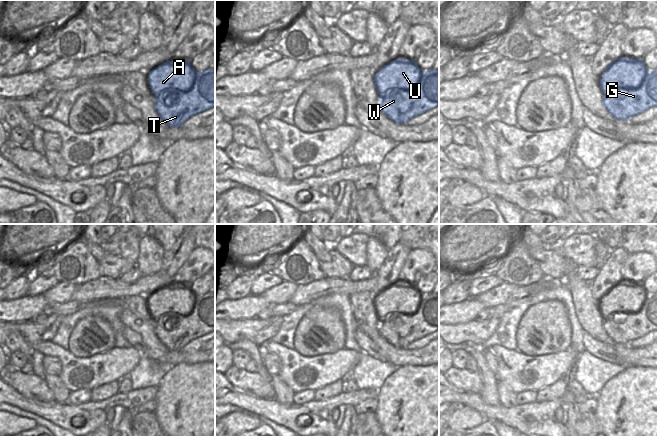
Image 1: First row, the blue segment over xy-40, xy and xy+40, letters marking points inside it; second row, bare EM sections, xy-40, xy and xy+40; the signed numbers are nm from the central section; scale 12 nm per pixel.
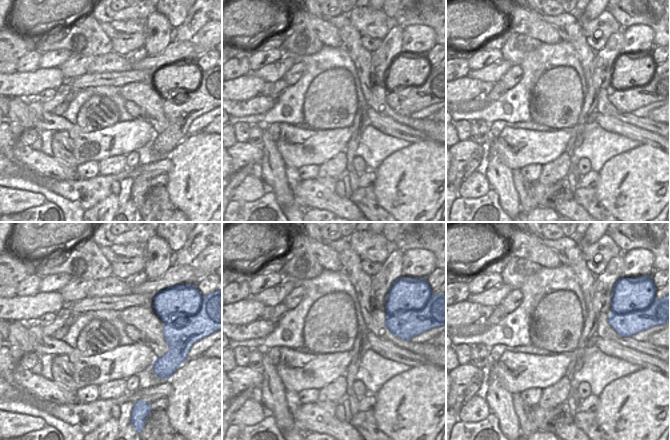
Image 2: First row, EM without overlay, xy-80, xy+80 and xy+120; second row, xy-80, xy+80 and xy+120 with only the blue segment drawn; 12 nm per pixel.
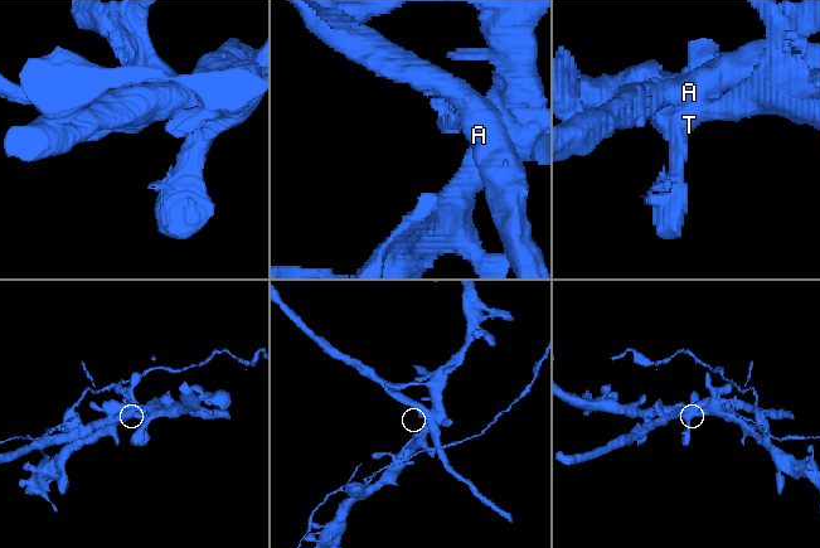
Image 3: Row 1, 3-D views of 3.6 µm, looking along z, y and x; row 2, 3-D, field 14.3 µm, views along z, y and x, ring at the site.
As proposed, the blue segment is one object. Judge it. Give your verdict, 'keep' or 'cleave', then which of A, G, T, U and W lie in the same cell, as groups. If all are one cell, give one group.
cleave | A U / G T W

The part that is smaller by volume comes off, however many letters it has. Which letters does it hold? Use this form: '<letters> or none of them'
A, U

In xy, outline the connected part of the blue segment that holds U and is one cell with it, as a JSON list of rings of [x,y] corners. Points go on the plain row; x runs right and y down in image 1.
[[[396,283],[376,297],[375,312],[380,319],[391,312],[413,314],[418,309],[421,297],[422,294],[415,285]]]

